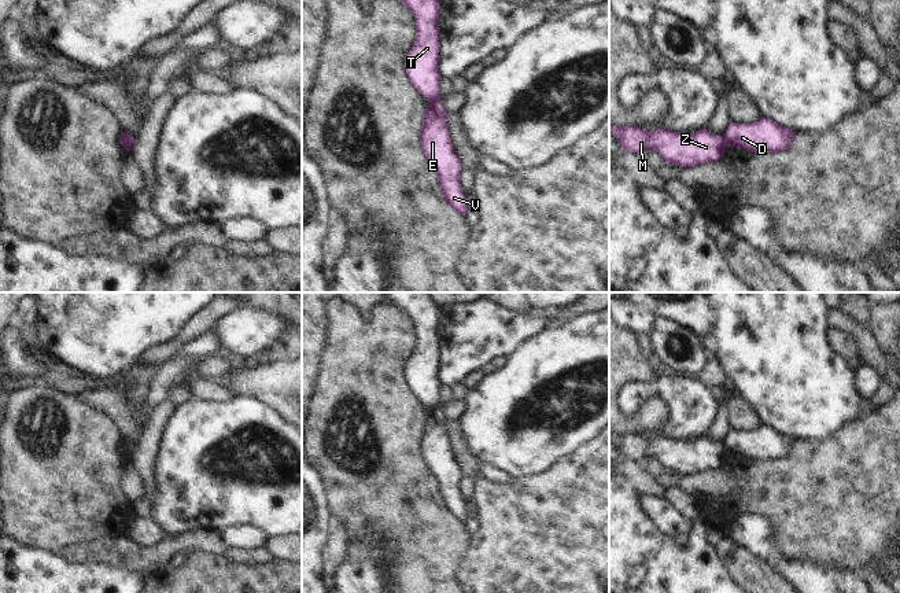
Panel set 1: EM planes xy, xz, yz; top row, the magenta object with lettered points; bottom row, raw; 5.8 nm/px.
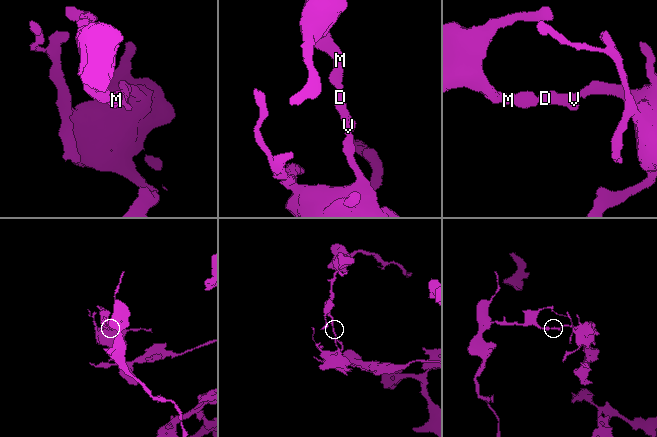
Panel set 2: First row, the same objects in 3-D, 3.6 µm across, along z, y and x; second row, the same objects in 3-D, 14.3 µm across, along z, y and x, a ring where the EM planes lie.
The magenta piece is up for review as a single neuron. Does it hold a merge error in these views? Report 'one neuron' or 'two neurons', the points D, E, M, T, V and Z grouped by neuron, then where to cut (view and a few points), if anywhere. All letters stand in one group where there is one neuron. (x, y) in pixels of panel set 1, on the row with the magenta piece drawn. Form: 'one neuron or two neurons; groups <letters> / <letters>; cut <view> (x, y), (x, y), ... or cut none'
two neurons; groups D E V / M T Z; cut yz (723, 136), (726, 146)

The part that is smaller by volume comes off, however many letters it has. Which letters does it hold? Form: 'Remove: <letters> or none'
Remove: D, E, V

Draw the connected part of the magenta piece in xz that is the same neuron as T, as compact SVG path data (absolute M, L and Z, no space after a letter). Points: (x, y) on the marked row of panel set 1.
M398 0L416 22L416 38L406 54L403 67L410 84L428 100L440 97L439 65L439 0Z

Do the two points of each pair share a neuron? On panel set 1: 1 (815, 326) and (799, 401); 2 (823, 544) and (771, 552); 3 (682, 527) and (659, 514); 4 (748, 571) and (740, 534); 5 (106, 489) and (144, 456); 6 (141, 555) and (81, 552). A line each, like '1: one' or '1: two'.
1: one
2: two
3: one
4: two
5: two
6: one

